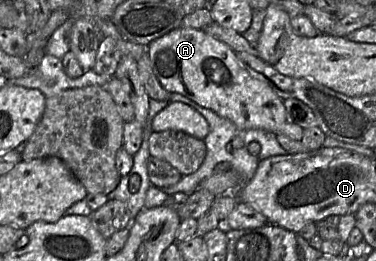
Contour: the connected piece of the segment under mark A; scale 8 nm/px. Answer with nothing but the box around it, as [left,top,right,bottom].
[147,27,304,141]

